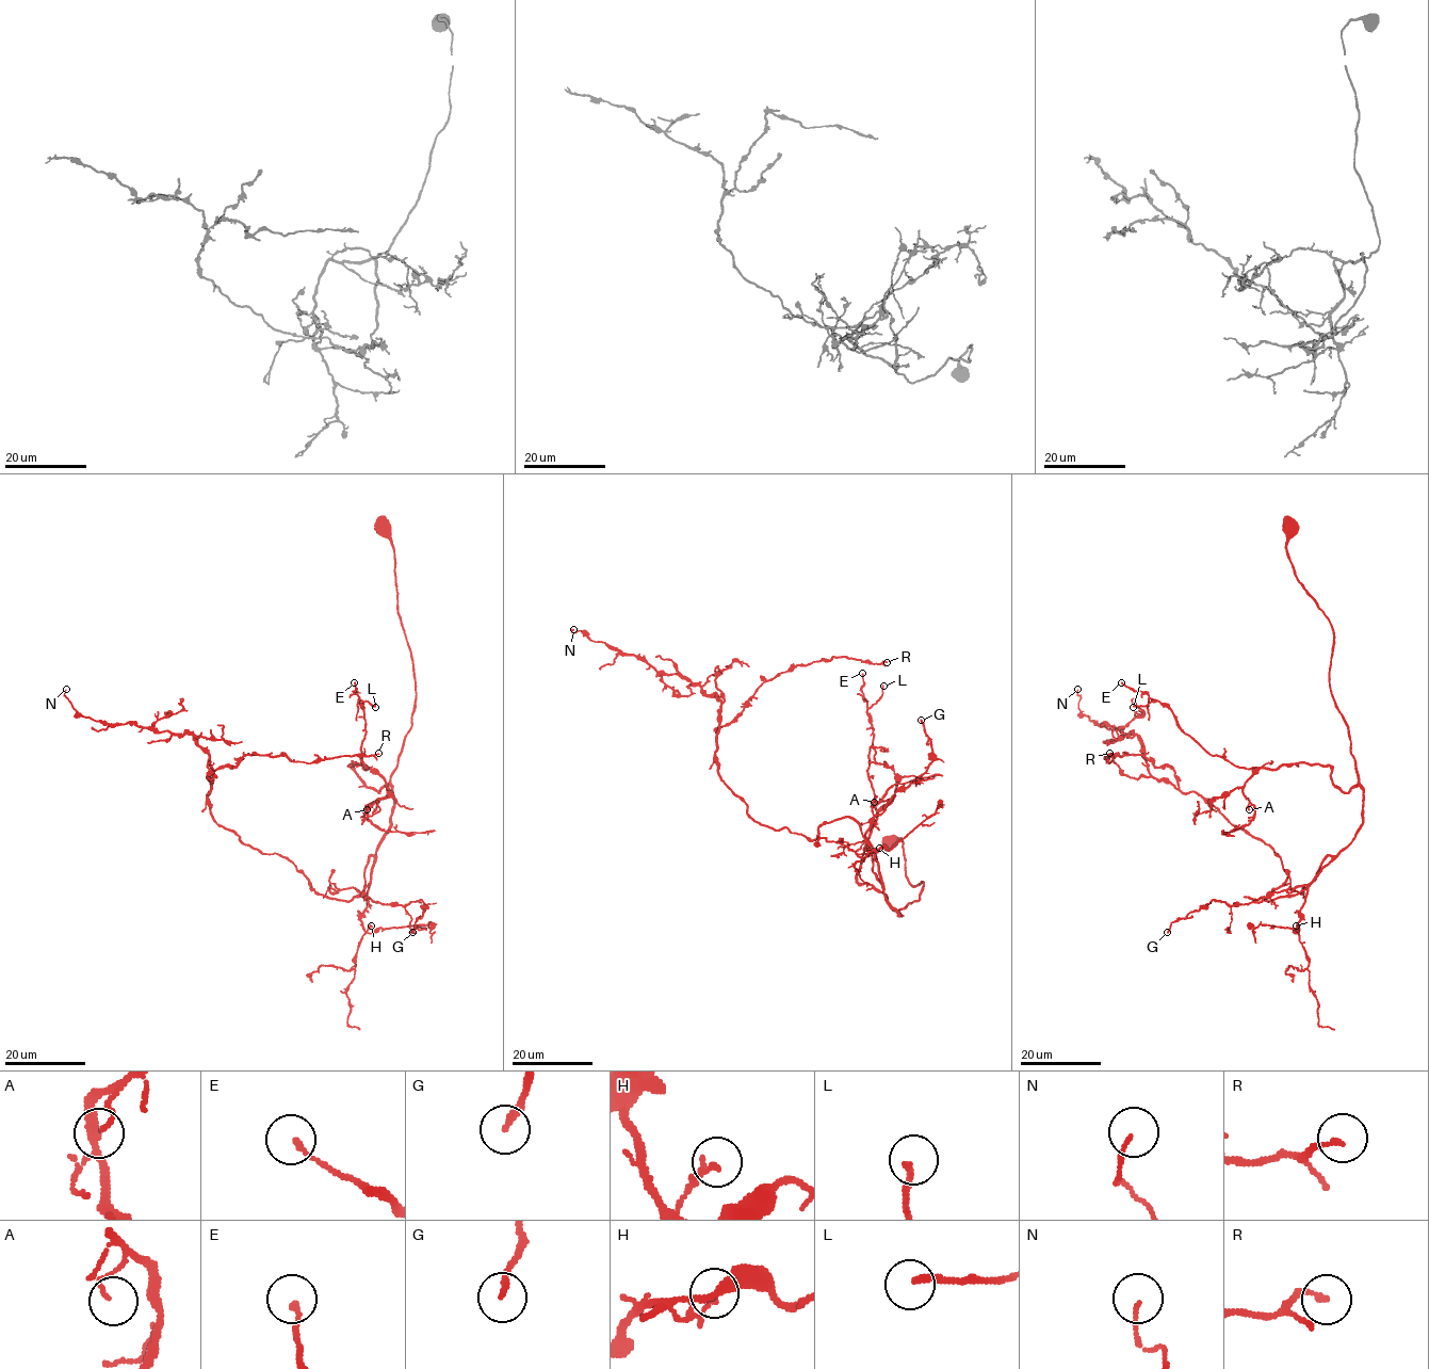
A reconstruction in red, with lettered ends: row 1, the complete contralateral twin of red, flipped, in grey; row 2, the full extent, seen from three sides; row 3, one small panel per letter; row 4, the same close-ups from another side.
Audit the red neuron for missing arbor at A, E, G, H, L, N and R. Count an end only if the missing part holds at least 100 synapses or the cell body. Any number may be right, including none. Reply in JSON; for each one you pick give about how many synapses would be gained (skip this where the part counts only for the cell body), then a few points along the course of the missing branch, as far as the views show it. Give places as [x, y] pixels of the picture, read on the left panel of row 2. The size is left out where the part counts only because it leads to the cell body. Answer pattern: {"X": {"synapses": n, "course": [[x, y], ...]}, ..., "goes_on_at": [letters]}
{"goes_on_at": []}

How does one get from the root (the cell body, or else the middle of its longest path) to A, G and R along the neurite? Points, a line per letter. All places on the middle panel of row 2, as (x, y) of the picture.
A: (889, 840), (903, 840), (908, 881), (924, 883), (898, 910), (857, 881), (894, 795), (874, 802)
G: (889, 840), (903, 840), (908, 881), (924, 883), (902, 915), (886, 897), (865, 832), (932, 760), (921, 720)
R: (889, 840), (924, 883), (902, 915), (856, 821), (767, 827), (715, 755), (780, 673), (887, 662)

